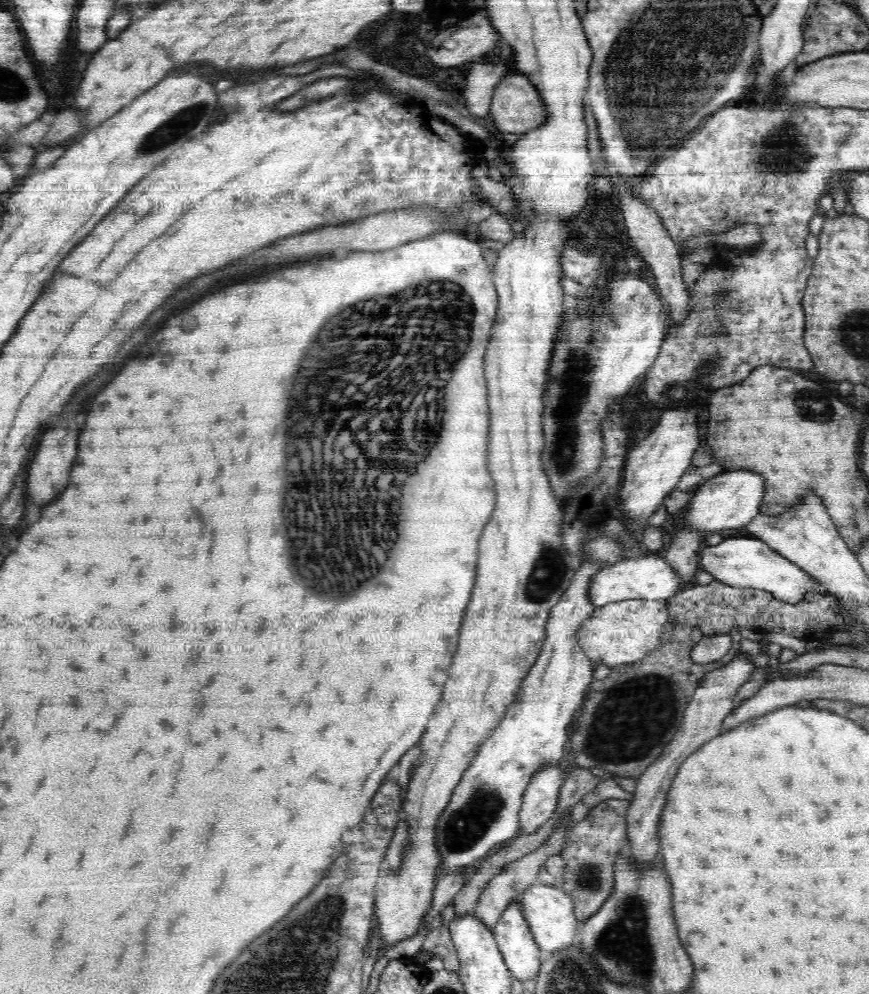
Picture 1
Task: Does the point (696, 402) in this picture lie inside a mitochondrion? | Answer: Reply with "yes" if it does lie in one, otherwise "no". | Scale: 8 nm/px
no

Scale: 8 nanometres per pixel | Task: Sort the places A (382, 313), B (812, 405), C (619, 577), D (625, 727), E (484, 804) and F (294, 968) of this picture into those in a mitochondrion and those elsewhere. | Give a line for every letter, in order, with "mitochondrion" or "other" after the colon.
A: other
B: mitochondrion
C: other
D: mitochondrion
E: mitochondrion
F: mitochondrion

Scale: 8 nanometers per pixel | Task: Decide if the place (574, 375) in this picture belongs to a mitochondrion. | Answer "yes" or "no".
yes

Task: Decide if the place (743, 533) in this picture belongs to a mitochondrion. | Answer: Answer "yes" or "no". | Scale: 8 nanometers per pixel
no

